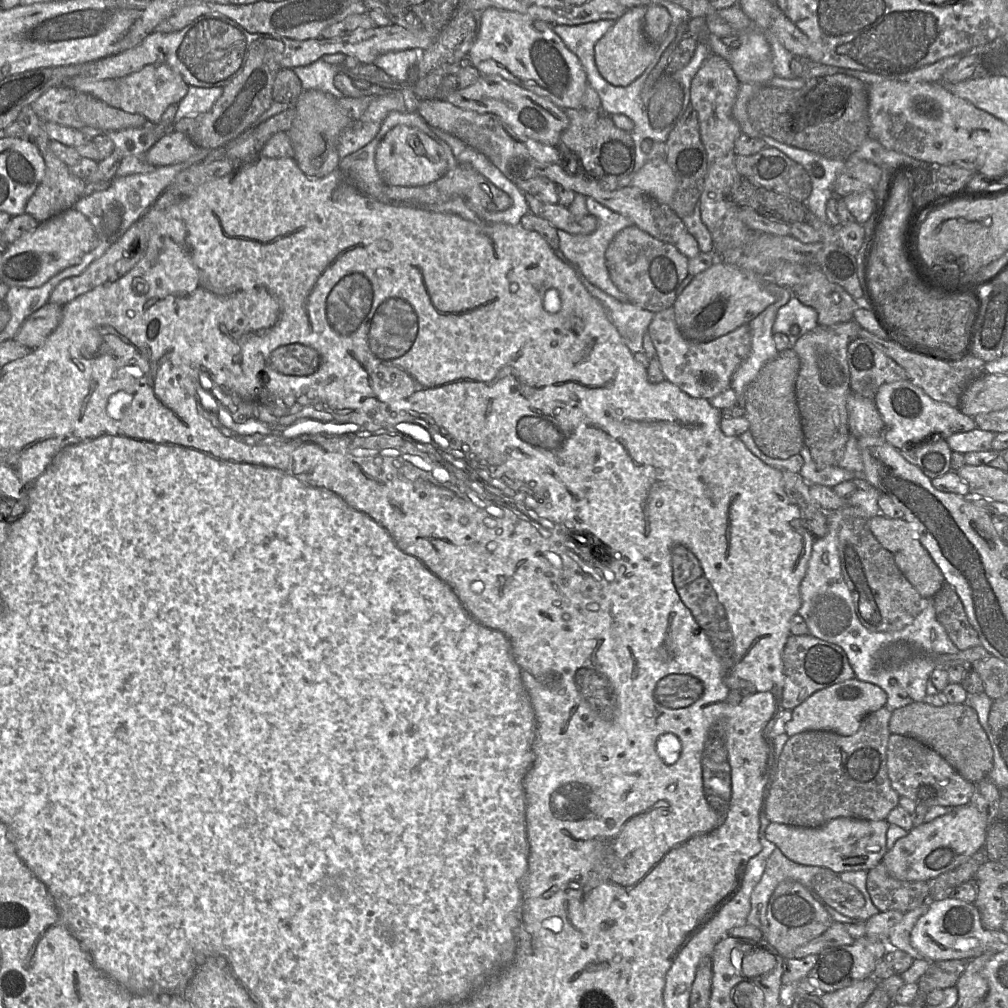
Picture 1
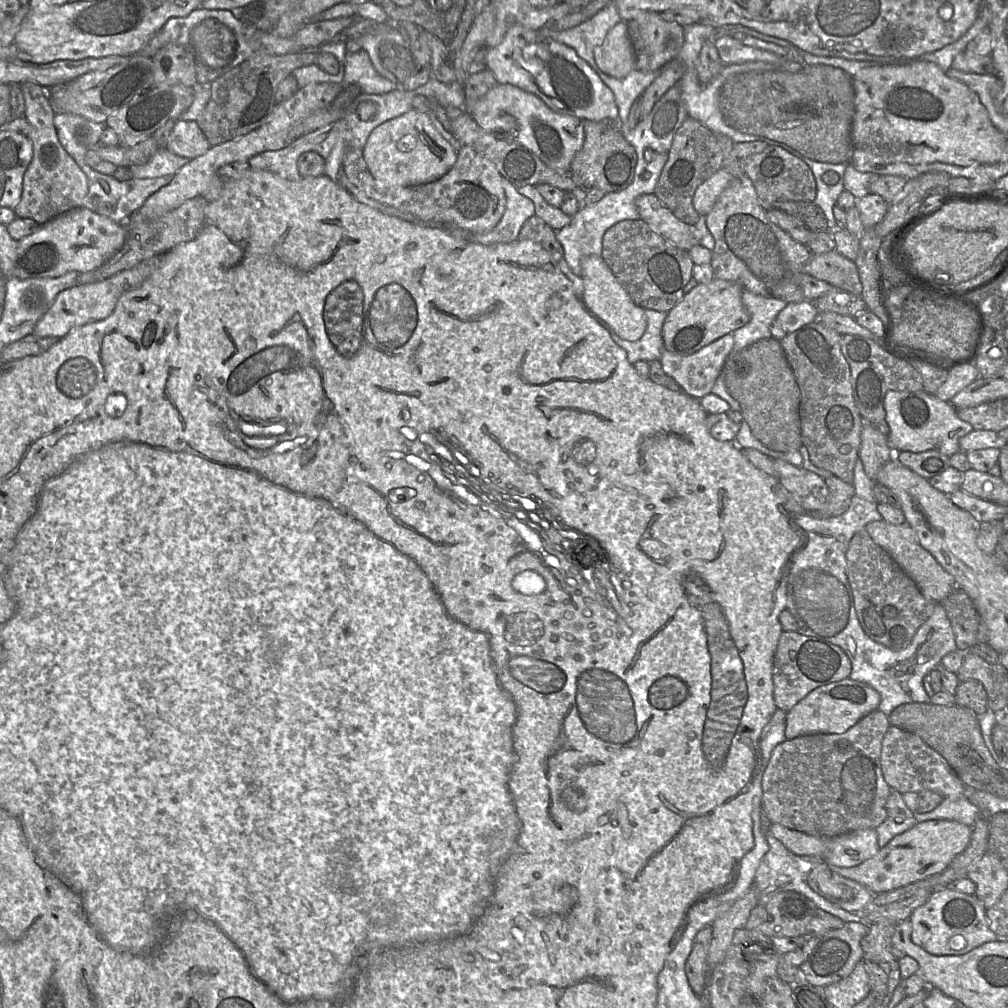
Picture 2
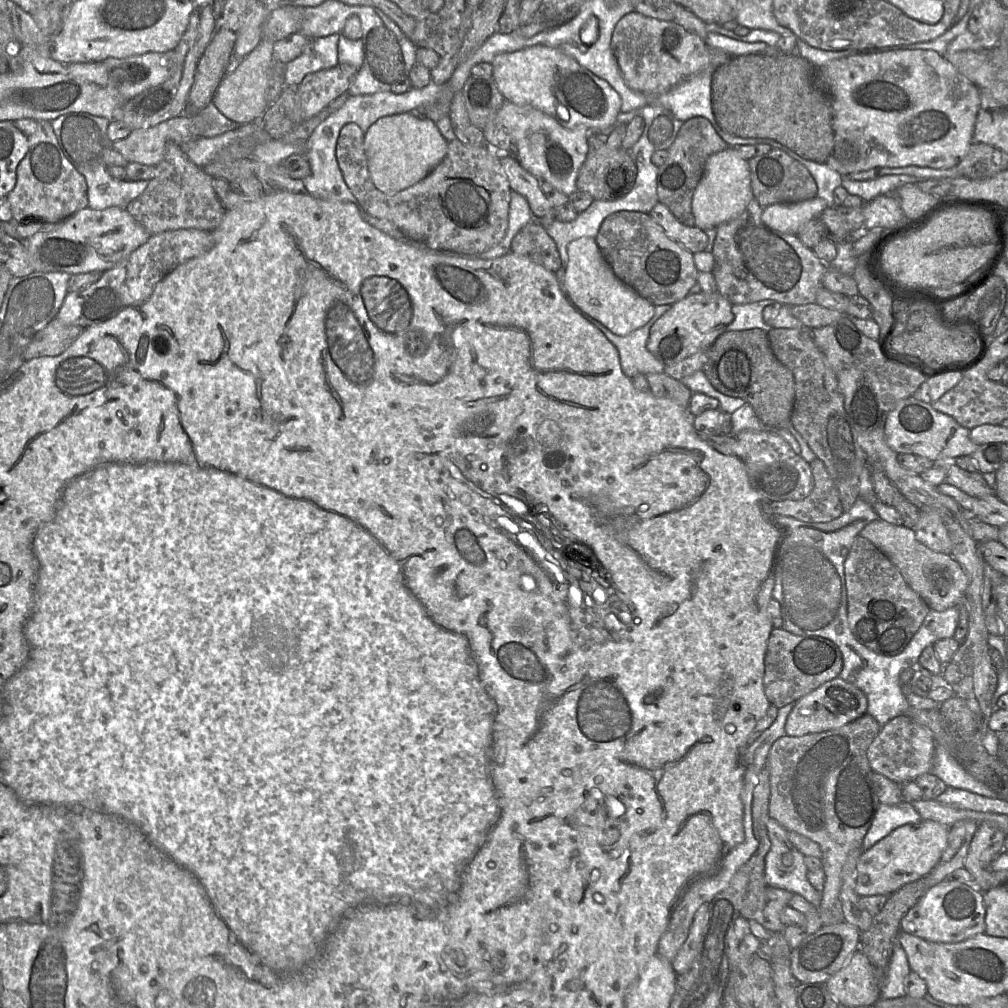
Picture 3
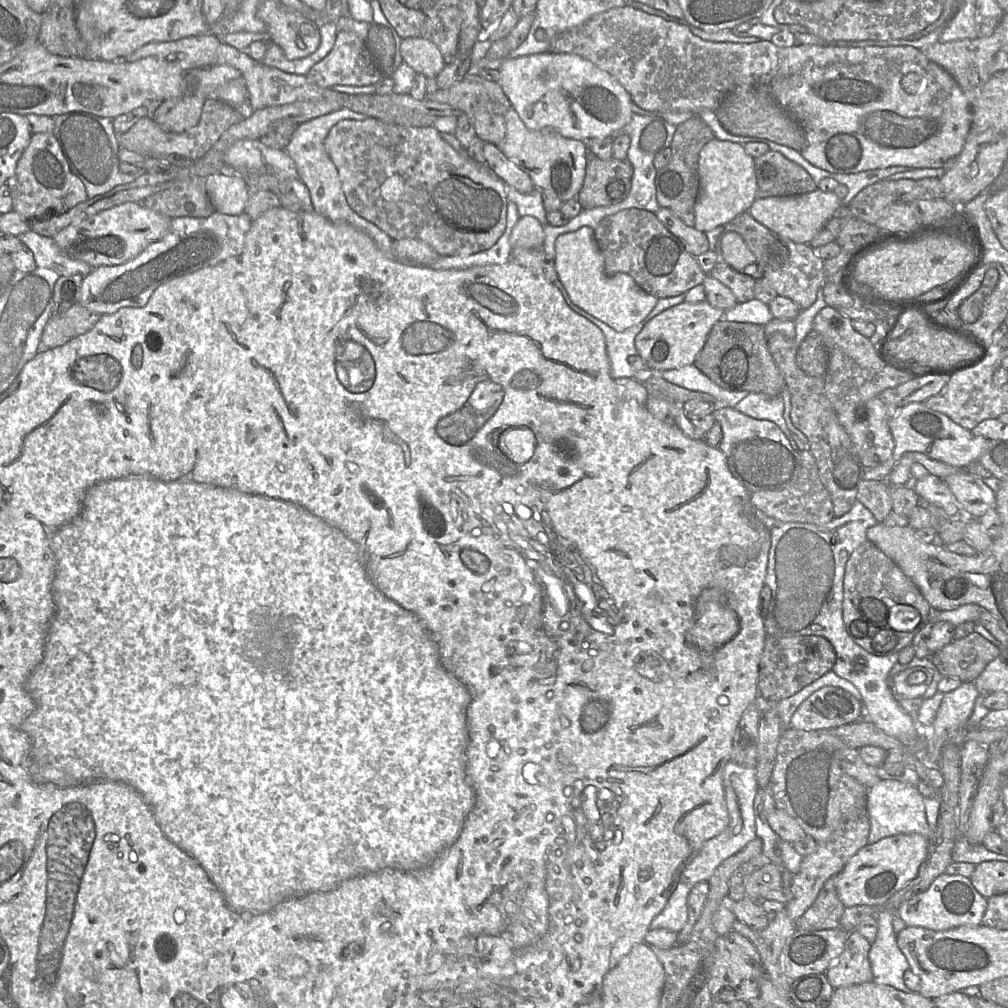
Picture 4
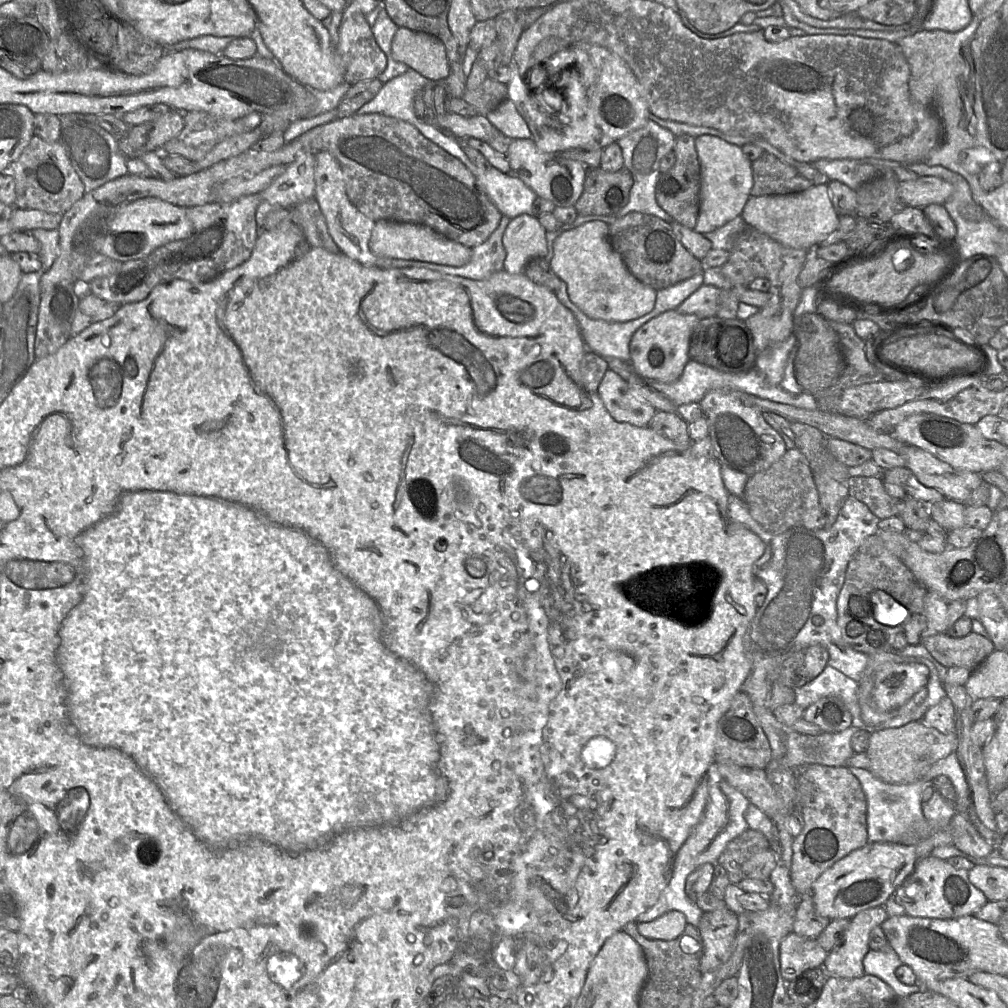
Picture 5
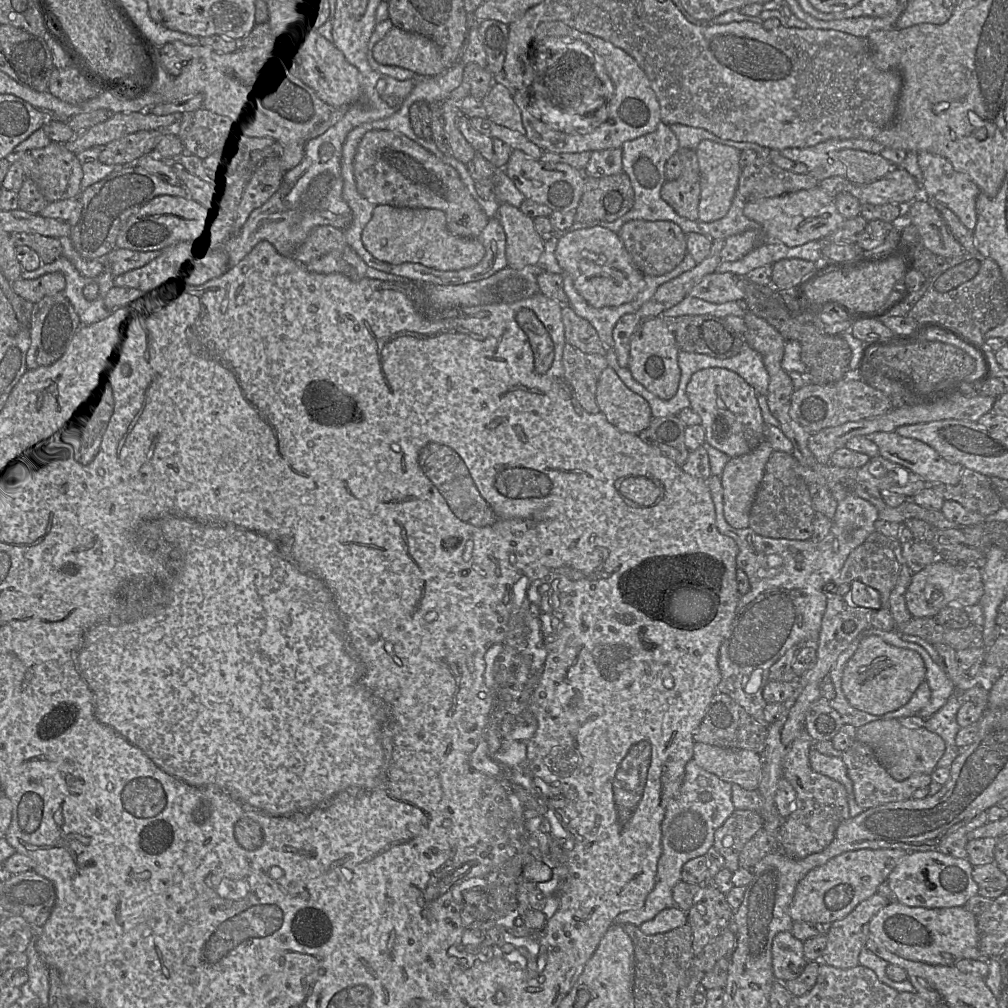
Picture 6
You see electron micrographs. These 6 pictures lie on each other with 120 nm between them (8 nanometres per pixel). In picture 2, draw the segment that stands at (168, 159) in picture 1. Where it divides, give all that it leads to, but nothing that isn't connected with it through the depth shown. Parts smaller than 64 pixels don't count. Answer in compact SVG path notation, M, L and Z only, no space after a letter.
M177 120L166 149L193 160L207 152L210 144L196 121Z

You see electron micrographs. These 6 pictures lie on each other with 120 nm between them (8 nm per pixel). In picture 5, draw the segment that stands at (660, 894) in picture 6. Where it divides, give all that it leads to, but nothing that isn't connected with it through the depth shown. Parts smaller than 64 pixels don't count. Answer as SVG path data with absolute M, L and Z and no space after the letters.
M715 762L708 770L708 787L709 798L706 810L700 822L694 827L677 853L672 876L667 887L661 893L658 901L637 917L637 924L651 922L669 911L679 911L685 915L687 923L697 927L703 911L686 894L687 877L705 863L716 863L727 844L749 828L745 820L745 812L750 805L750 801L722 778Z

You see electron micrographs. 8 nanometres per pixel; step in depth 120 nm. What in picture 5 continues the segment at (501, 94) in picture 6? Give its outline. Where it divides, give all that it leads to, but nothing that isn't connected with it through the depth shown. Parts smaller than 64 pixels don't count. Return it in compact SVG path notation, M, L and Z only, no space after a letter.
M506 98L486 115L487 120L510 139L529 139L531 132L514 103Z

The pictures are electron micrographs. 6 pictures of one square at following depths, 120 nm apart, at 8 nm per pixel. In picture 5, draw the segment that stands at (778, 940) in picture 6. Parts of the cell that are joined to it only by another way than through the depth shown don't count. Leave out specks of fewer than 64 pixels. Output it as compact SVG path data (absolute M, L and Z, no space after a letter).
M792 931L780 944L781 974L790 982L809 969L821 967L827 955L816 938L799 936Z

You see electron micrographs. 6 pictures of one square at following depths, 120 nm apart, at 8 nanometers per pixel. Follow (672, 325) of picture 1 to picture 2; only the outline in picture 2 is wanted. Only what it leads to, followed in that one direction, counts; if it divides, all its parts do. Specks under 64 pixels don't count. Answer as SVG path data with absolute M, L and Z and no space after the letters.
M729 333L690 355L664 349L660 362L663 371L681 386L683 392L700 400L711 393L733 348L734 336Z

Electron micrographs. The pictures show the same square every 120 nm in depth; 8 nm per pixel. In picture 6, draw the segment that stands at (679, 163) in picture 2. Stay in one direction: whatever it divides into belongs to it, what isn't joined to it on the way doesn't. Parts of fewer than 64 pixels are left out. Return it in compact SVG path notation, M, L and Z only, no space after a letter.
M679 148L682 173L676 180L666 180L661 188L661 198L675 212L689 220L697 221L700 202L700 171L695 150Z

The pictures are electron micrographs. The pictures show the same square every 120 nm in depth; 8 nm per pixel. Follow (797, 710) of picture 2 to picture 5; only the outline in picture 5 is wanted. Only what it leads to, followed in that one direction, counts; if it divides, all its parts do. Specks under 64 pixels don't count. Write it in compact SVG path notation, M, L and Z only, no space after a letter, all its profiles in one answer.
M827 696L809 705L803 718L820 727L824 733L839 733L852 726L852 715L845 703L836 696Z

